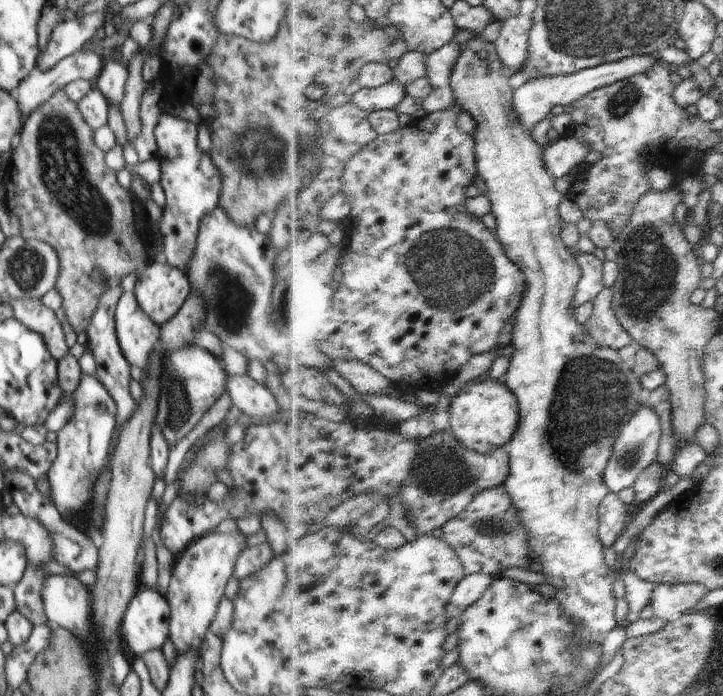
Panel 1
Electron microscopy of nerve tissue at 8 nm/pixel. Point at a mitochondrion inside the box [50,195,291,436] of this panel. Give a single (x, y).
(231, 302)

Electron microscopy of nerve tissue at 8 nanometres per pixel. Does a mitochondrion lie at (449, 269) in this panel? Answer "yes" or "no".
yes

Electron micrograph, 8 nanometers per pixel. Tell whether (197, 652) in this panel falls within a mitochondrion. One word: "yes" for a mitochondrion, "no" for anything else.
no

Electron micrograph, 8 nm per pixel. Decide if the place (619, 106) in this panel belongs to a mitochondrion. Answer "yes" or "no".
yes

